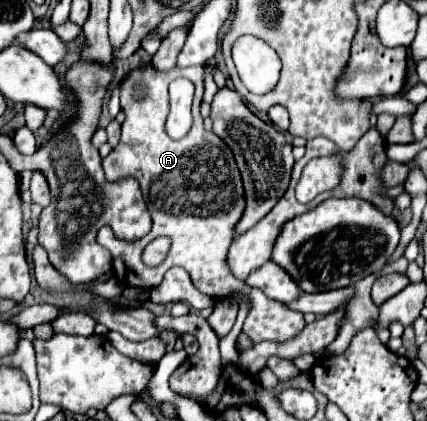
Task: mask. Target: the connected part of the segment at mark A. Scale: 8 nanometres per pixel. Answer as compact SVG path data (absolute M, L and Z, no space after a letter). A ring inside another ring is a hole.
M147 63L147 67L151 67L151 71L145 71L145 75L143 65L133 69L129 79L121 85L121 107L125 111L125 121L121 125L121 139L117 147L103 159L103 169L109 181L131 175L141 183L147 209L153 217L153 229L149 231L149 237L127 243L115 239L109 227L101 227L97 231L97 243L109 249L113 257L113 271L115 265L125 267L125 287L149 291L161 283L167 269L171 269L173 265L181 265L191 275L193 285L213 299L227 297L237 291L243 291L251 297L253 307L245 319L243 331L255 343L285 343L297 337L305 327L303 315L299 315L297 311L287 311L283 303L271 301L261 291L247 287L243 281L235 279L227 267L227 249L237 237L235 221L239 221L239 215L243 215L245 197L241 175L231 149L217 135L205 133L203 129L203 119L199 115L199 103L203 97L203 67L171 71L159 71L151 63ZM177 77L187 77L195 85L195 97L191 107L193 125L185 137L171 139L165 131L165 119L169 115L167 87ZM137 85L145 87L145 95L139 99L135 97ZM155 237L169 237L171 249L161 265L147 267L141 259L141 253Z

